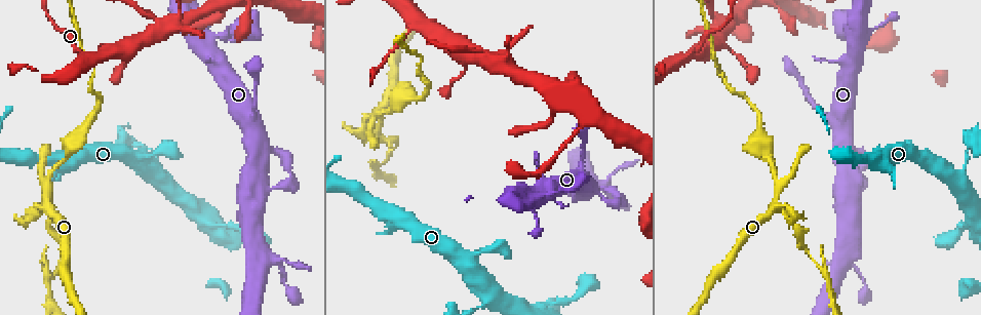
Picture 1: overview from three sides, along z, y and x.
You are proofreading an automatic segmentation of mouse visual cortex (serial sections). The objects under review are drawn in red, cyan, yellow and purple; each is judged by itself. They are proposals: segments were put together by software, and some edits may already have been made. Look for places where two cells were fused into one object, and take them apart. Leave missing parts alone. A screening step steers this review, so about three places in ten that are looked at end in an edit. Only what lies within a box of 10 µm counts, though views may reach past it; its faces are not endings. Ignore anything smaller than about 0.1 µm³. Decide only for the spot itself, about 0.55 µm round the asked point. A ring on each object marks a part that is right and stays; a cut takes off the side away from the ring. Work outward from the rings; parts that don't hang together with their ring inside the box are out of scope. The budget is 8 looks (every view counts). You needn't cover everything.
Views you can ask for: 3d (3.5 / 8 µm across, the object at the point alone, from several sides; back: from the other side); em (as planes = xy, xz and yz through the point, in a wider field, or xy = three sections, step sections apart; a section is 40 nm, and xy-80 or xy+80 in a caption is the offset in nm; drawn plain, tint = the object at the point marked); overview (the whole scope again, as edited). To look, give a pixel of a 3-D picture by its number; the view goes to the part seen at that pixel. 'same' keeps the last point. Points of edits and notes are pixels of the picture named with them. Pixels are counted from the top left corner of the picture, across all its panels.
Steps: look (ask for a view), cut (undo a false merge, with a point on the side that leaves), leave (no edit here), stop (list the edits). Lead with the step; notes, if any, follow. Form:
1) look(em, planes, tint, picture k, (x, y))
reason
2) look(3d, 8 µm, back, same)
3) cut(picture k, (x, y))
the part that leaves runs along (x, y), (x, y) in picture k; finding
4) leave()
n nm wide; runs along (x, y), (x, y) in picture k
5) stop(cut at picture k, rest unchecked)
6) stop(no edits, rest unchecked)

look(3d, 3.5 µm, back, picture 1, (157, 23))
sudden change in width

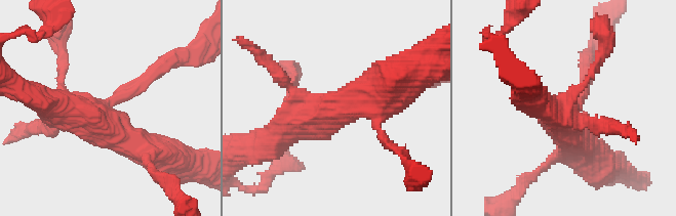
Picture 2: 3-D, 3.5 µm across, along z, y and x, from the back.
look(em, xy, step 3, tint, picture 2, (576, 110))

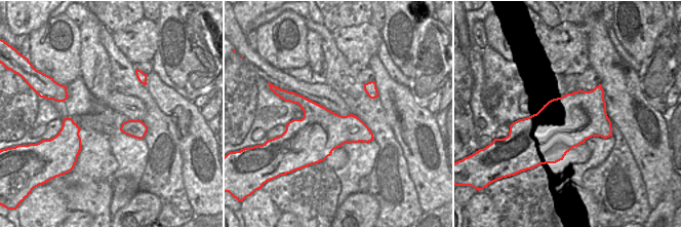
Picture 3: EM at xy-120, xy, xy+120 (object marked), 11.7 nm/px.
leave()
runs along (161, 157), (88, 117), (47, 103) in picture 2; one cell here

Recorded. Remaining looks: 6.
look(3d, 3.5 µm, picture 1, (558, 190))
thick turns thin

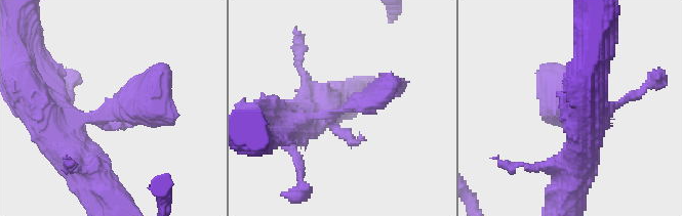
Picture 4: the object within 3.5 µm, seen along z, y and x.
look(em, xy, step 5, tint, picture 4, (114, 110))

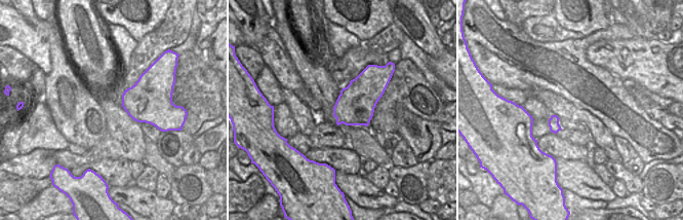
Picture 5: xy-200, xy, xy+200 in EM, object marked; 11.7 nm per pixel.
leave()
460 nm wide; runs along (67, 141), (164, 70) in picture 4; all the same cell

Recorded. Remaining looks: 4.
look(3d, 8 µm, picture 1, (375, 111))
three arms meet

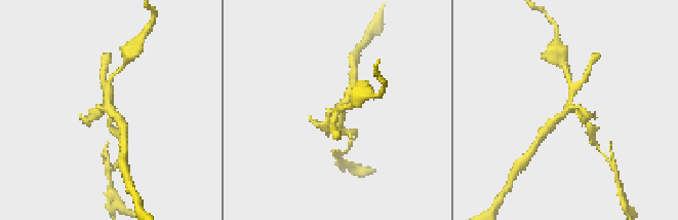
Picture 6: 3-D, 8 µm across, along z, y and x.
look(3d, 3.5 µm, back, same)

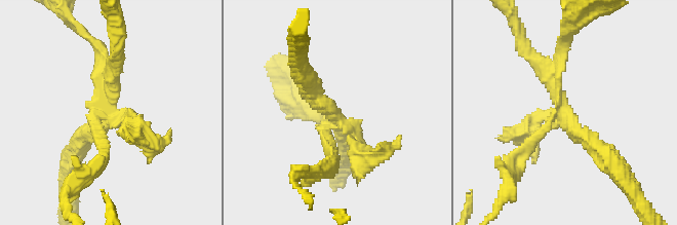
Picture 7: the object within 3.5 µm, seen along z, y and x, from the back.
cut(picture 7, (128, 119))
the part that leaves runs along (558, 70), (563, 33), (568, 26) in picture 7; a second cell is stuck on

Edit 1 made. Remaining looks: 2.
stop(cut at picture 7, rest unchecked)

